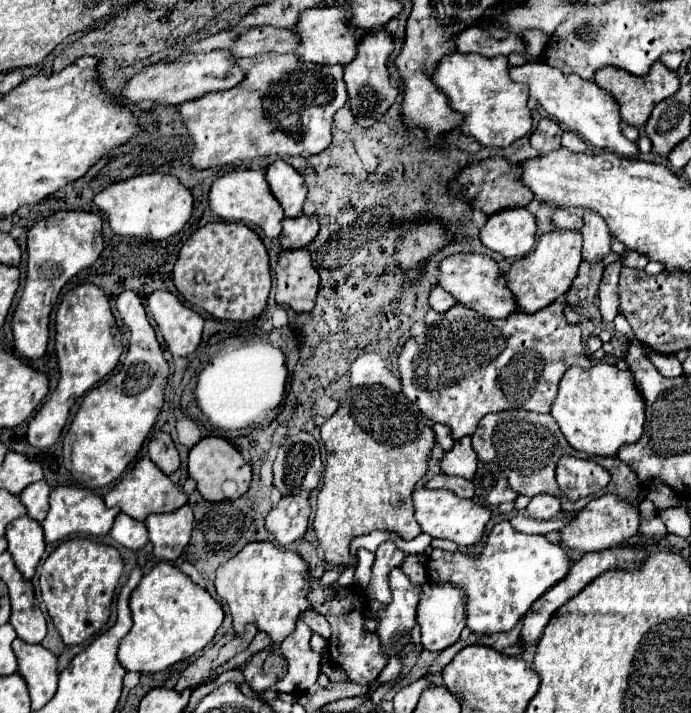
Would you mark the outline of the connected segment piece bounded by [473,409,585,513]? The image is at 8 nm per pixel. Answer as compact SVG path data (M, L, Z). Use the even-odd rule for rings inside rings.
M523 409L489 413L481 419L481 423L473 435L473 449L481 463L495 463L507 475L507 481L515 493L527 495L527 497L535 497L539 493L553 495L561 501L561 509L565 513L577 513L579 509L585 507L585 503L573 503L567 497L563 497L555 483L557 461L565 455L579 457L581 453L575 451L567 443L567 439L563 439L563 433L559 431L559 427L557 427L555 419L551 419L551 415L531 413L531 411L523 411Z

